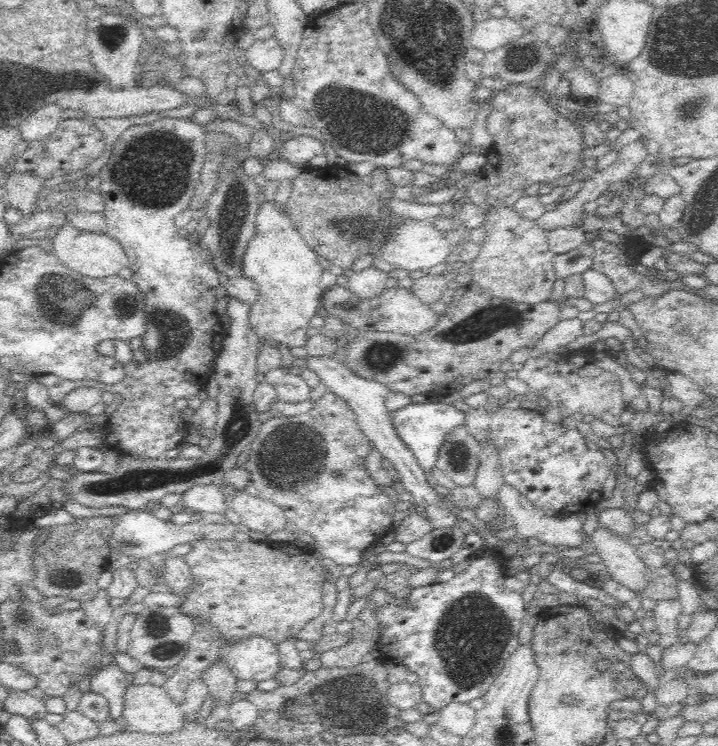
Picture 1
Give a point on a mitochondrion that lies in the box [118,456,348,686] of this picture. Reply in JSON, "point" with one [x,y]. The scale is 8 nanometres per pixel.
{"point":[162,638]}

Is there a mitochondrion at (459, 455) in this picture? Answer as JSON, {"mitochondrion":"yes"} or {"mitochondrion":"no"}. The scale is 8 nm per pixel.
{"mitochondrion":"yes"}

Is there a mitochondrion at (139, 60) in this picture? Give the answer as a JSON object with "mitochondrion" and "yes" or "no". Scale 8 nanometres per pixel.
{"mitochondrion":"no"}

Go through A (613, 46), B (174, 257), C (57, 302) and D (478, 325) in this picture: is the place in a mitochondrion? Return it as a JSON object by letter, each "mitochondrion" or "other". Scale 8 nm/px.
{"A":"other","B":"other","C":"mitochondrion","D":"mitochondrion"}

